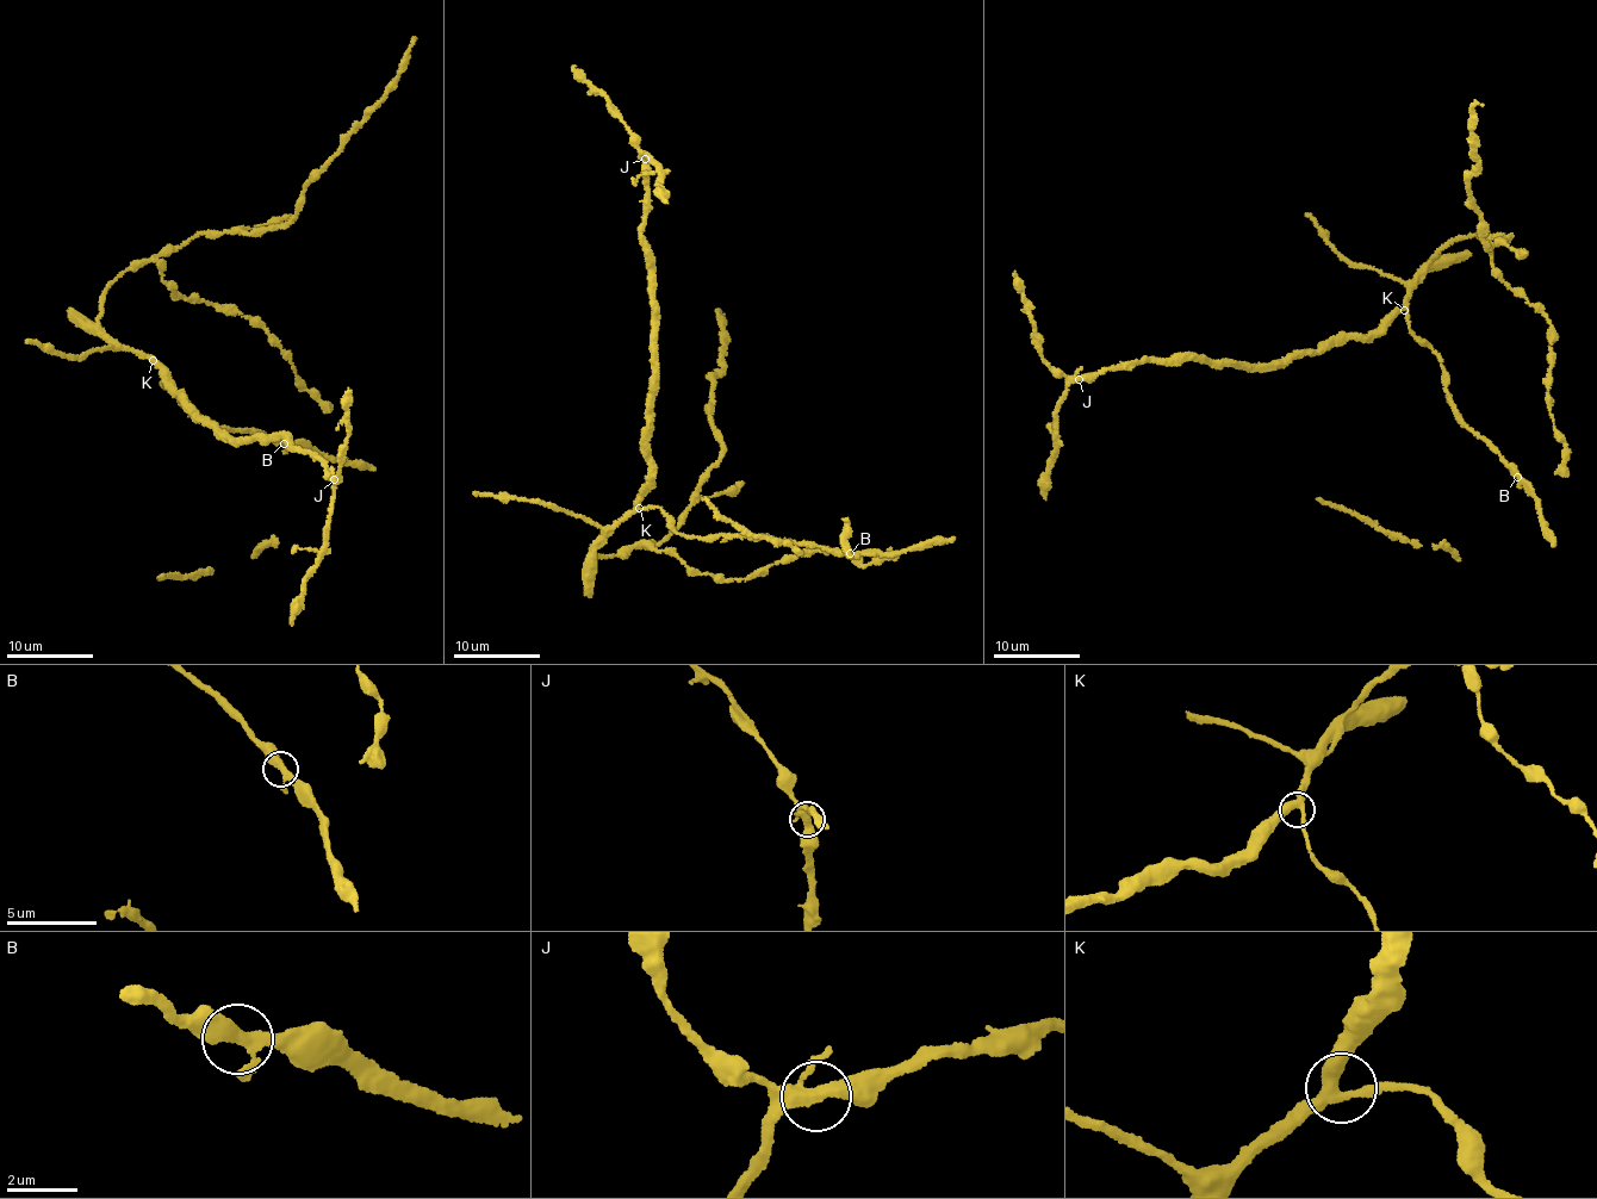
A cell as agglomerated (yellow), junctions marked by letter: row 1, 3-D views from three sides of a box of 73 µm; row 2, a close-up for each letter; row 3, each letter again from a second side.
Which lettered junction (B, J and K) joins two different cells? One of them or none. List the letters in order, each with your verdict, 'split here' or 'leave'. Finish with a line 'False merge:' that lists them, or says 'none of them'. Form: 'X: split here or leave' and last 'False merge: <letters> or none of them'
B: leave
J: leave
K: leave
False merge: none of them

